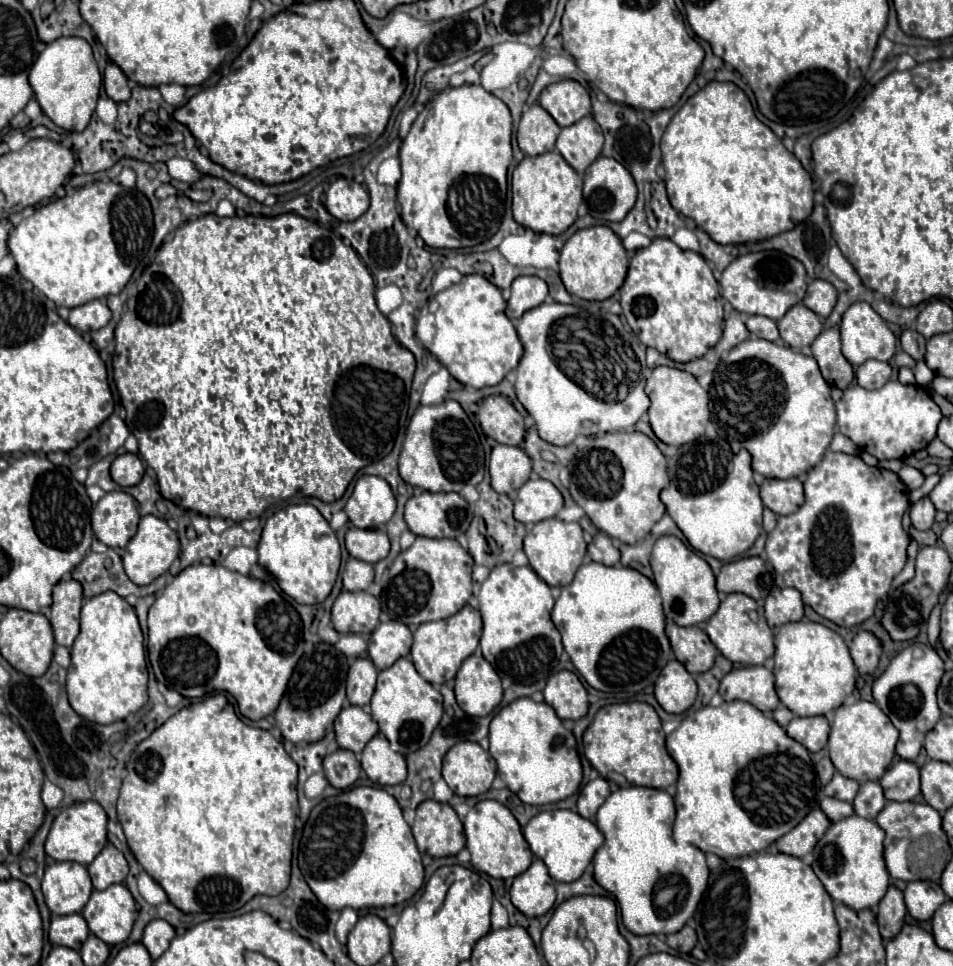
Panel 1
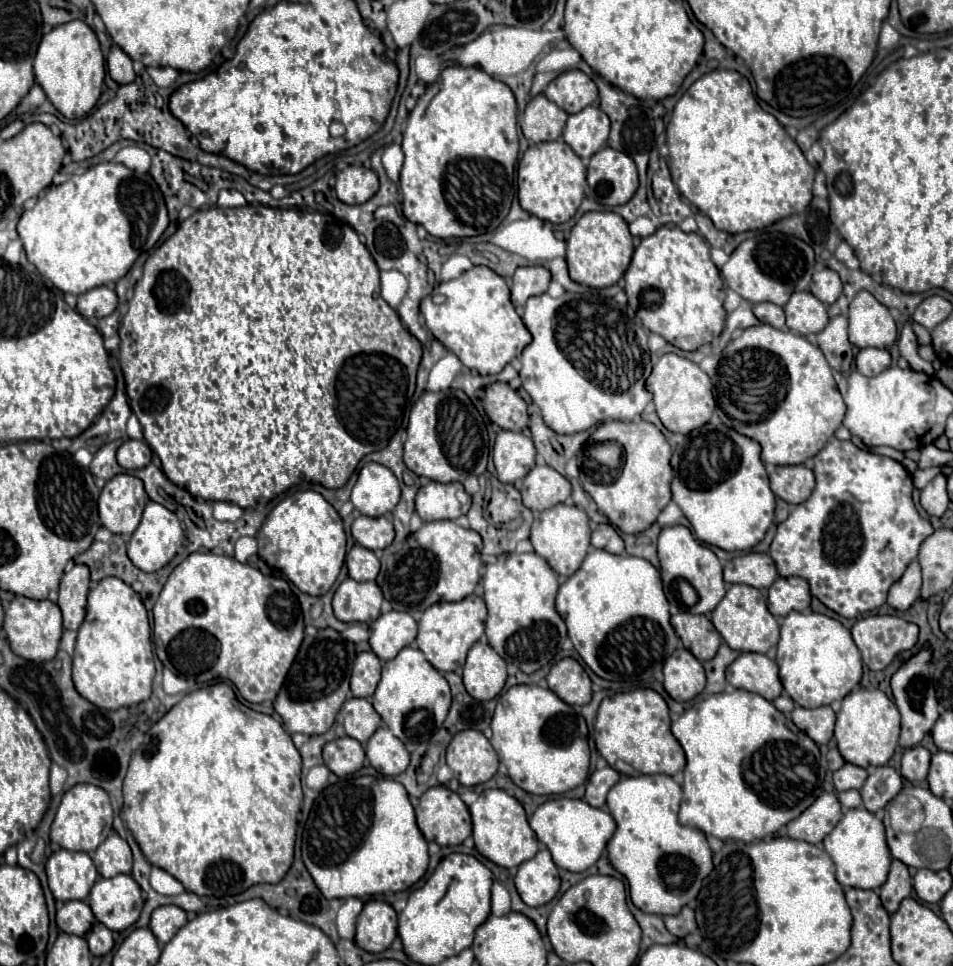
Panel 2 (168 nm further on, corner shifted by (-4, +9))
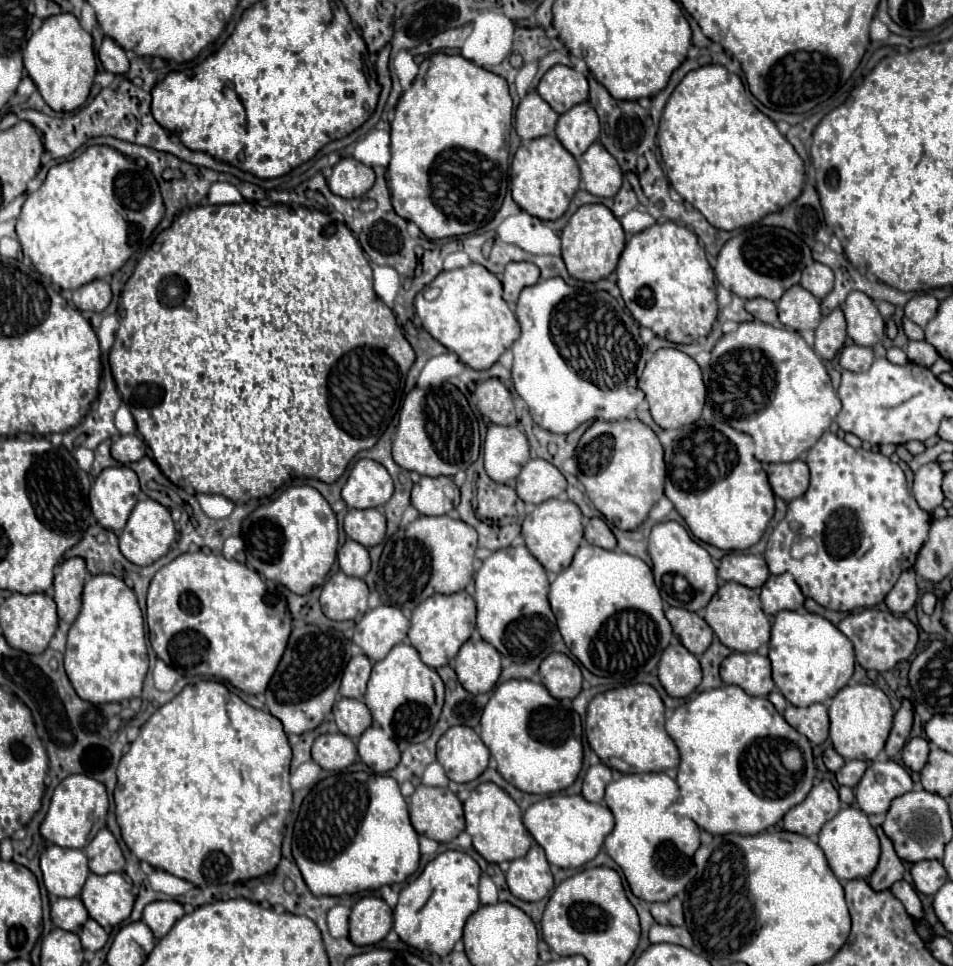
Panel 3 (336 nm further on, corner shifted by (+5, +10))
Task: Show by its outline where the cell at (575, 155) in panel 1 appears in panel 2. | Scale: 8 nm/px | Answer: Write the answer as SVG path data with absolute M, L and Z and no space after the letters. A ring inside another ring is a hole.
M588 105L582 111L568 117L562 139L574 149L578 157L590 159L602 145L606 145L608 131L608 115L600 107Z

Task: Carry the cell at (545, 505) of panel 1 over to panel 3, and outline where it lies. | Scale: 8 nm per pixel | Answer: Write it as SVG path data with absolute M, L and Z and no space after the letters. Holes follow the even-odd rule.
M529 460L517 476L517 494L527 504L541 504L557 498L567 488L565 476L547 460Z

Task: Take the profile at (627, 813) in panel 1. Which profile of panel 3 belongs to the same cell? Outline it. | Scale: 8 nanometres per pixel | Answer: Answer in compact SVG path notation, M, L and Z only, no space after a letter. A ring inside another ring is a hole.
M665 772L657 774L623 774L619 780L613 780L605 790L605 804L615 816L615 828L605 838L607 854L621 866L631 892L653 904L667 902L677 896L695 876L693 854L699 848L699 828L686 816L677 814L679 806L679 787L676 778L671 778Z

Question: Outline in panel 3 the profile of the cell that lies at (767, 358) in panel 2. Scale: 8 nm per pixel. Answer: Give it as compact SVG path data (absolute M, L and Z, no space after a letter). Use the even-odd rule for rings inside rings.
M741 322L735 332L725 334L711 350L711 362L703 368L703 382L707 386L707 406L713 408L715 418L749 434L755 440L755 458L759 462L797 460L819 440L841 410L823 360L813 348L797 332L763 322Z

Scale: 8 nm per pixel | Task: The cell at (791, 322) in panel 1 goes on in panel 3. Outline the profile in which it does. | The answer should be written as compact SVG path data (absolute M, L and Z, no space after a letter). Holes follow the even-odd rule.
M801 286L789 288L783 294L783 298L777 302L777 310L781 324L797 332L815 330L821 320L819 300Z

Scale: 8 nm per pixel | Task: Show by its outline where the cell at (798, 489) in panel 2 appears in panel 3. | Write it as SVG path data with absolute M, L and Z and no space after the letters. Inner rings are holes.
M801 460L787 464L767 464L767 476L775 496L783 498L785 502L803 496L809 486L809 468Z

